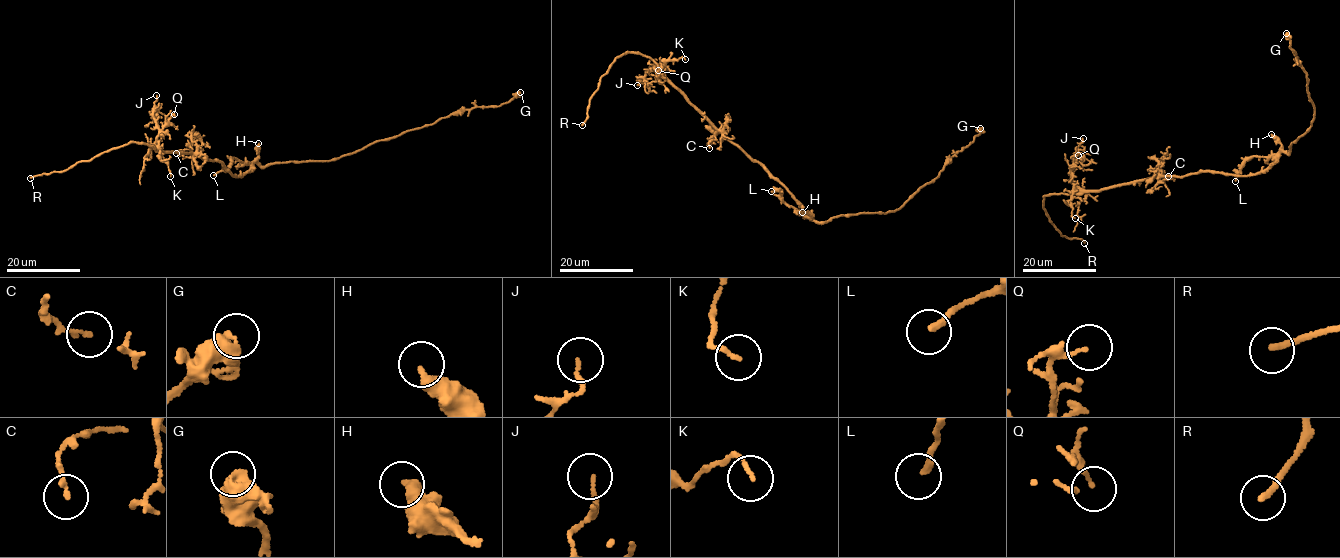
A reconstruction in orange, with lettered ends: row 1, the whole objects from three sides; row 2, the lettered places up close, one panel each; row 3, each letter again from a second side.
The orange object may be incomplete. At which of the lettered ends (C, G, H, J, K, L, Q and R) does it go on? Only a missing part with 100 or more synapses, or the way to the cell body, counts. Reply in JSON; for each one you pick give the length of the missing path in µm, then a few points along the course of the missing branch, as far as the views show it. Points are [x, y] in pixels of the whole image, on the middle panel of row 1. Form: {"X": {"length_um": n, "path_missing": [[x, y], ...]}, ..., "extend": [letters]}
{"R": {"length_um": 10, "path_missing": [[582, 125], [556, 137]]}, "extend": ["R"]}

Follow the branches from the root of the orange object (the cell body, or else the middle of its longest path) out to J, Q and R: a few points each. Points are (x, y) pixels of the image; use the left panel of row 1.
J: (232, 175), (220, 162), (186, 152), (157, 148), (158, 127), (153, 117), (156, 95)
Q: (232, 175), (220, 162), (186, 152), (157, 148), (159, 131), (174, 114)
R: (232, 175), (219, 162), (130, 141), (60, 172), (30, 178)

